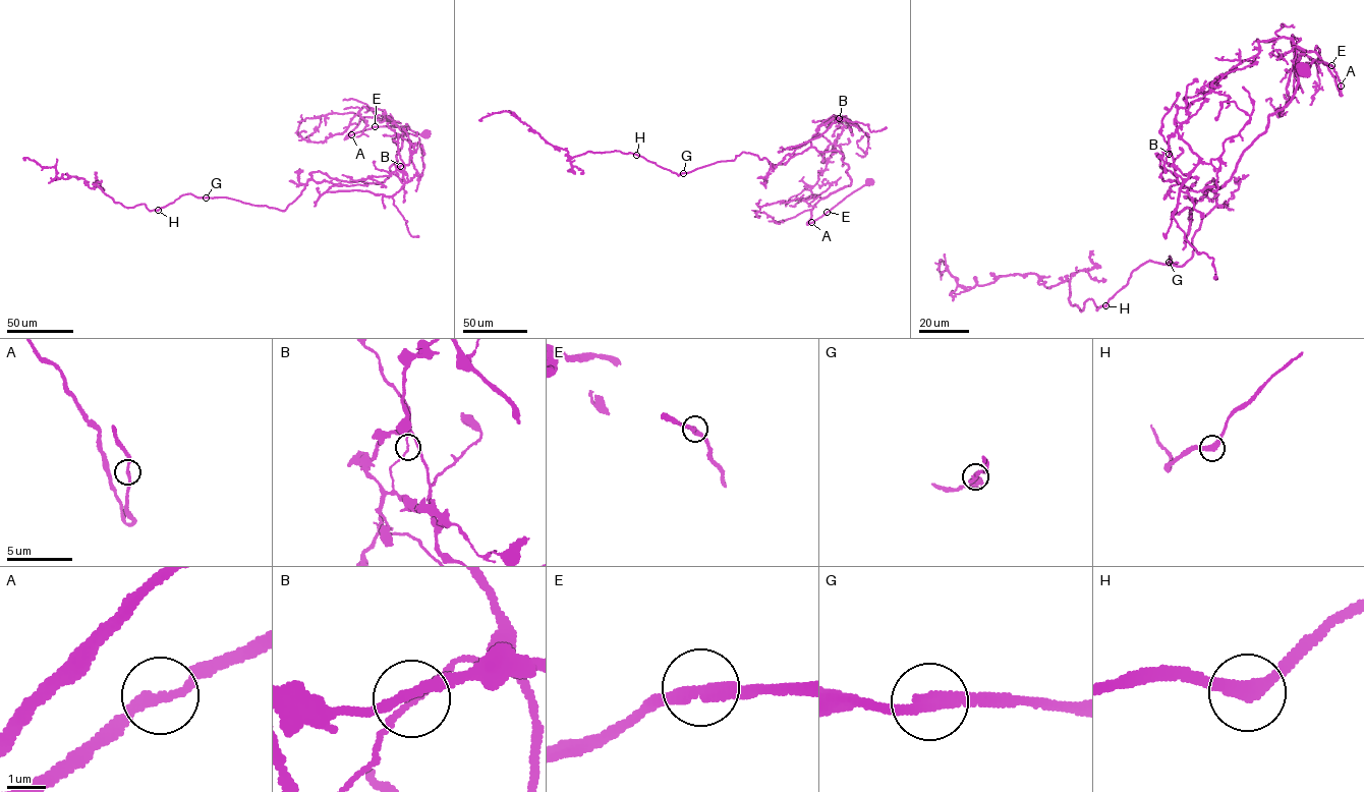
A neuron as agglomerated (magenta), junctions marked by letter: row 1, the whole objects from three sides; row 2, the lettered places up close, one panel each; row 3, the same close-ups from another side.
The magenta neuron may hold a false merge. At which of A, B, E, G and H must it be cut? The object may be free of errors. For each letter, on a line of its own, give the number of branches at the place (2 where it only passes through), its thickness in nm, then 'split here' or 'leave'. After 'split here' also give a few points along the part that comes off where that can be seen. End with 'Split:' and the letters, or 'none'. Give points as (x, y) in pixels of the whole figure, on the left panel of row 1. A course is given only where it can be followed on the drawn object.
A: 2 | 220 nm | leave
B: 2 | 120 nm | split here | (400, 165), (404, 166), (405, 183), (392, 195), (367, 190), (327, 190), (332, 186), (367, 185)
E: 2 | 280 nm | leave
G: 2 | 240 nm | leave
H: 2 | 260 nm | leave
Split: B

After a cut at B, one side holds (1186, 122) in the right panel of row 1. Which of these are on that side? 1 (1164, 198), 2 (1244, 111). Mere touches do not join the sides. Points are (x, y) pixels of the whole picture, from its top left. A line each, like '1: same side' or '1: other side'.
1: same side
2: other side

